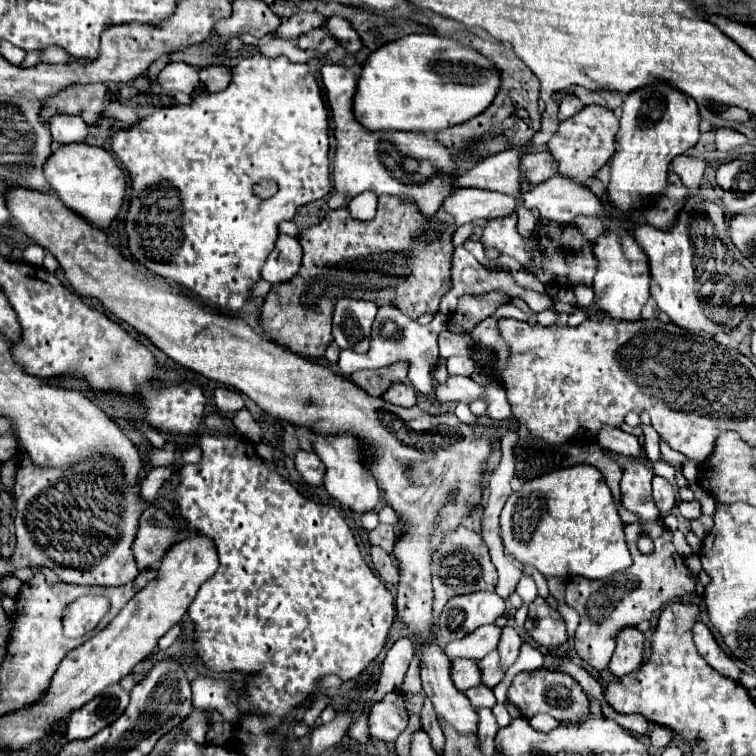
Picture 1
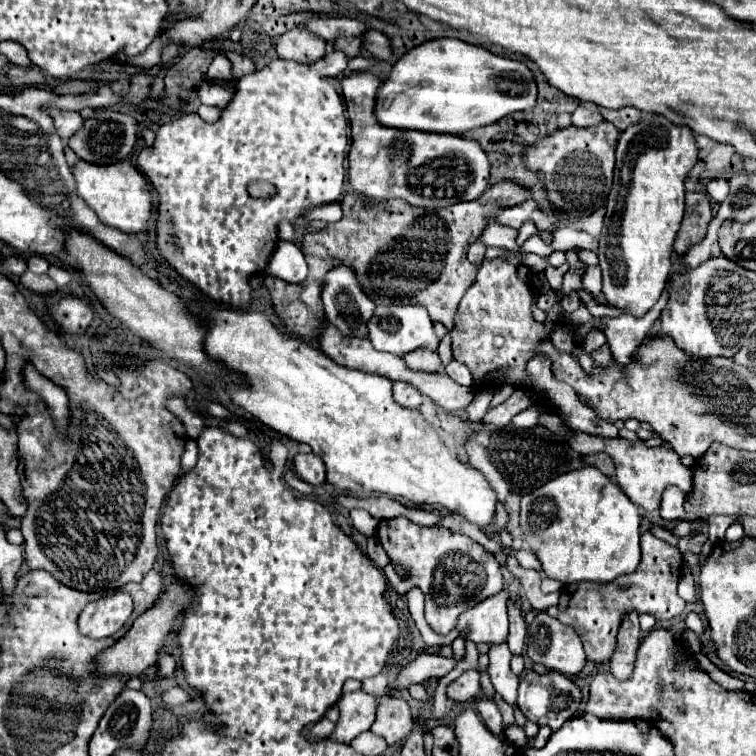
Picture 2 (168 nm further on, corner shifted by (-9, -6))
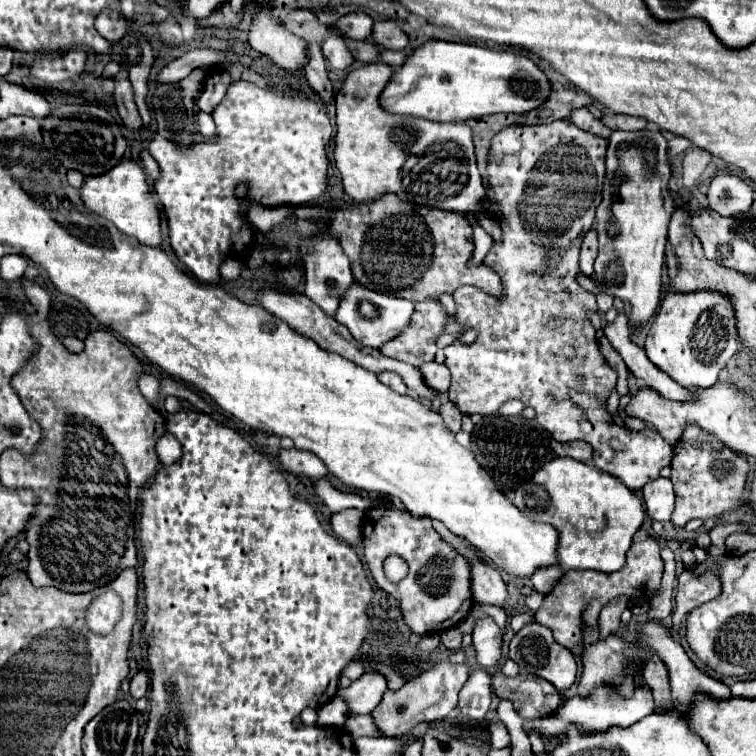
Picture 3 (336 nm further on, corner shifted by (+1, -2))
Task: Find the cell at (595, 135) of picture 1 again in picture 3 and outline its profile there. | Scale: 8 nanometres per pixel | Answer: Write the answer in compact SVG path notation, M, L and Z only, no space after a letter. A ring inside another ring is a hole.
M568 120L536 126L508 126L492 138L486 174L488 190L492 194L490 200L496 202L500 210L498 222L502 226L502 240L494 242L488 250L486 266L494 266L504 280L506 296L504 300L496 300L474 286L462 286L452 294L456 300L456 320L466 328L478 328L480 334L470 346L456 340L444 348L446 366L452 372L448 398L466 416L490 416L496 414L504 402L512 398L522 400L536 410L538 424L548 430L554 440L588 442L594 448L594 466L620 478L632 492L638 492L644 484L656 480L664 466L670 466L672 446L666 444L652 426L636 432L612 422L606 410L606 400L616 388L618 376L602 356L596 342L596 330L588 318L590 312L598 312L596 294L578 284L580 244L596 222L596 208L602 200L602 184L606 176L602 156L606 144L604 138L584 132Z

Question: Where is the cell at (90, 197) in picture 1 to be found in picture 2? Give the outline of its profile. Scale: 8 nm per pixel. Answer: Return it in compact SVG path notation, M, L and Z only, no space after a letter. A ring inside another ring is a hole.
M76 160L76 164L72 166L72 174L76 180L78 196L96 212L102 224L128 234L144 232L148 228L148 218L152 210L150 186L144 174L130 160L120 160L106 166L86 164L86 160Z

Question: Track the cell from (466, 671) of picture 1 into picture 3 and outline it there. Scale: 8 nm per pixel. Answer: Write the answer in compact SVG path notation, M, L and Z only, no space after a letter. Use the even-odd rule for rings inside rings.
M440 660L436 664L426 666L426 670L418 678L406 682L400 690L386 690L382 702L372 710L372 718L378 732L382 732L382 736L400 738L410 734L414 724L446 718L456 708L458 692L468 676L470 670L466 664L452 664L450 660Z

